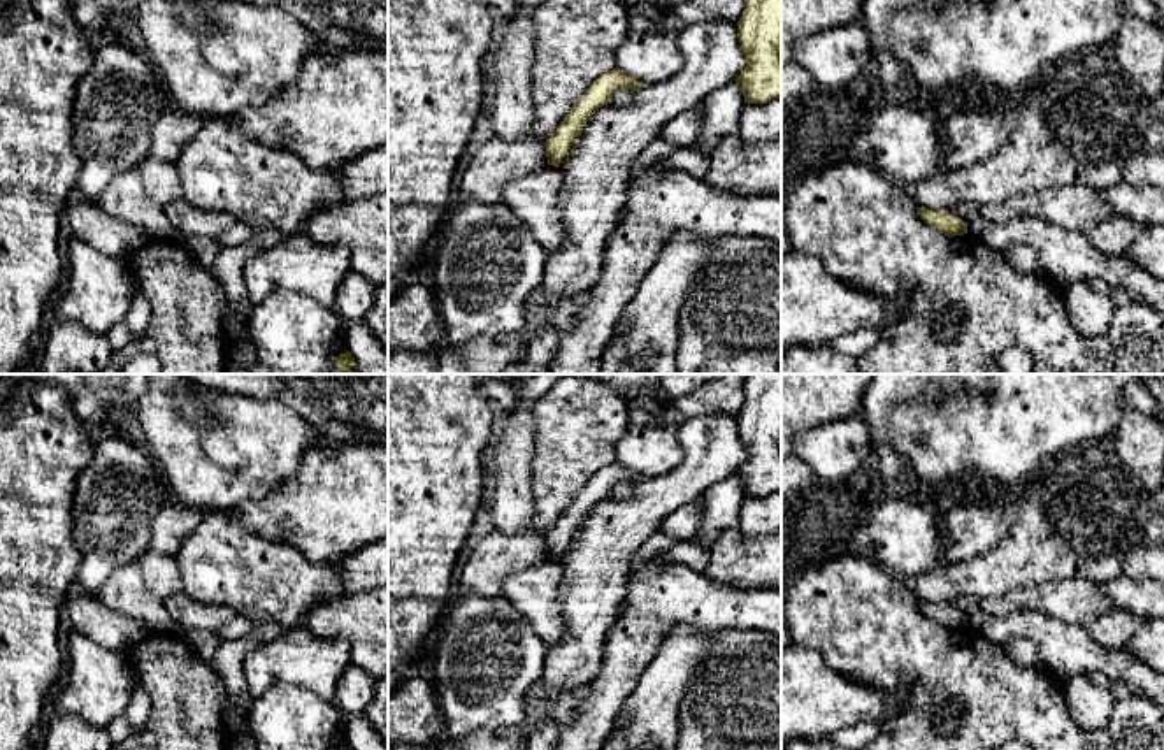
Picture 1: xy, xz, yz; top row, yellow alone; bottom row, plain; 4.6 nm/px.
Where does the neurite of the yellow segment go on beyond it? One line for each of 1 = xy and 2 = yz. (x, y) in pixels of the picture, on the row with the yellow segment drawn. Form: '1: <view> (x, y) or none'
1: none
2: none

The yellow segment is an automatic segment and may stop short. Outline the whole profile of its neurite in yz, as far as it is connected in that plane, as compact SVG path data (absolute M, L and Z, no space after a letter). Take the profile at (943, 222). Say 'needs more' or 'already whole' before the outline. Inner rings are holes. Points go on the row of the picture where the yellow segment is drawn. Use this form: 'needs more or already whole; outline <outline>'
already whole; outline M916 207L916 214L938 232L955 237L967 234L967 223L960 221L957 216L946 211L934 211L925 207Z

